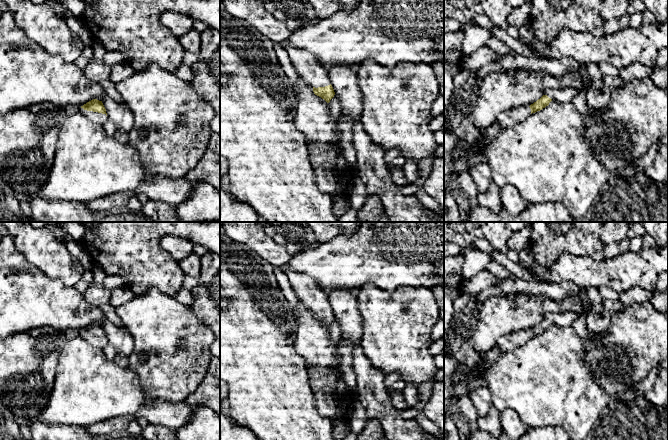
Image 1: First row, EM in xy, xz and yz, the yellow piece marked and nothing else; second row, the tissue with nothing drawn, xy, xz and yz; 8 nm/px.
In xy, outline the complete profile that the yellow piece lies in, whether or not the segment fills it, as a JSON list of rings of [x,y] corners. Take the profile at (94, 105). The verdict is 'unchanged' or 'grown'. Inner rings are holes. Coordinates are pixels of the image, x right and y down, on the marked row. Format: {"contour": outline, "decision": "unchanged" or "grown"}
{"contour": [[[93,99],[80,107],[79,111],[83,113],[90,121],[95,124],[102,125],[107,118],[106,109],[97,99]]], "decision": "grown"}

